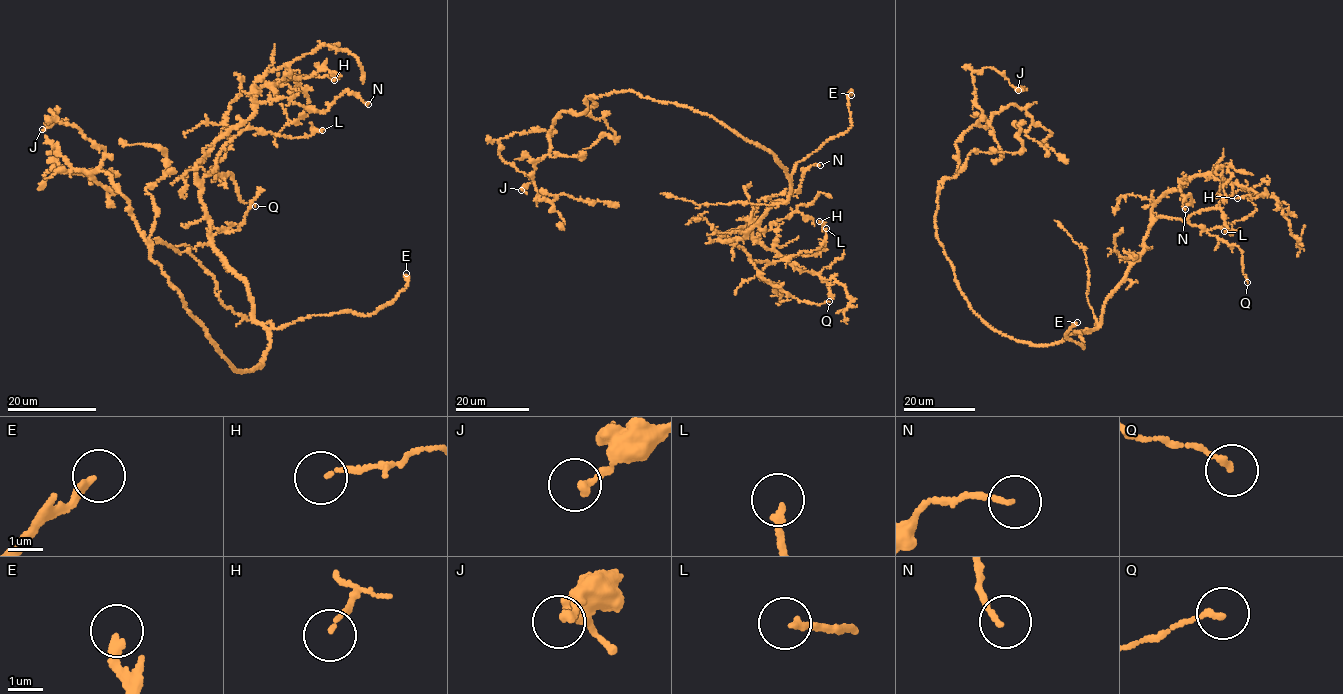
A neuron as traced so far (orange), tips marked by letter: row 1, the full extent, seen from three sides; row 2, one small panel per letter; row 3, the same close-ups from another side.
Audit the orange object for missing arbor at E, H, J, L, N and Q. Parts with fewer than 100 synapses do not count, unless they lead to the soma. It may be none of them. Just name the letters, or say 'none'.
E

